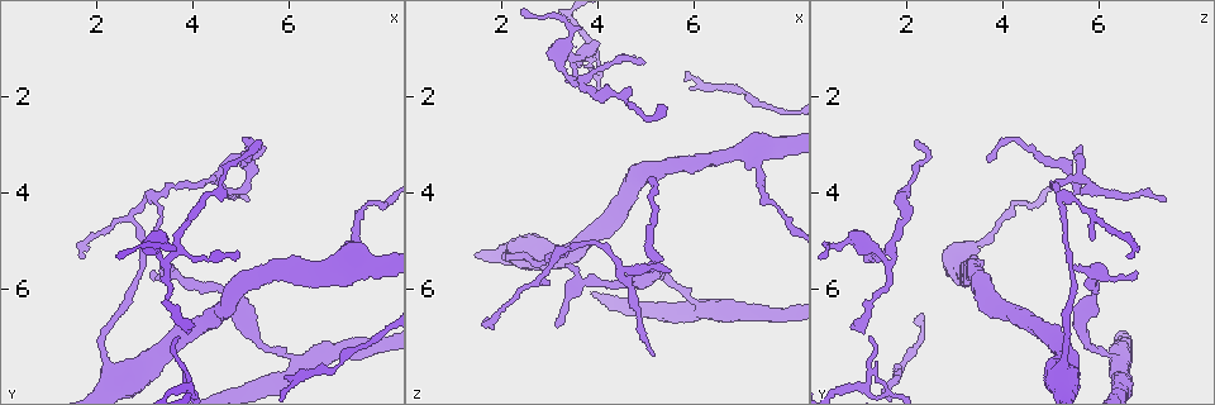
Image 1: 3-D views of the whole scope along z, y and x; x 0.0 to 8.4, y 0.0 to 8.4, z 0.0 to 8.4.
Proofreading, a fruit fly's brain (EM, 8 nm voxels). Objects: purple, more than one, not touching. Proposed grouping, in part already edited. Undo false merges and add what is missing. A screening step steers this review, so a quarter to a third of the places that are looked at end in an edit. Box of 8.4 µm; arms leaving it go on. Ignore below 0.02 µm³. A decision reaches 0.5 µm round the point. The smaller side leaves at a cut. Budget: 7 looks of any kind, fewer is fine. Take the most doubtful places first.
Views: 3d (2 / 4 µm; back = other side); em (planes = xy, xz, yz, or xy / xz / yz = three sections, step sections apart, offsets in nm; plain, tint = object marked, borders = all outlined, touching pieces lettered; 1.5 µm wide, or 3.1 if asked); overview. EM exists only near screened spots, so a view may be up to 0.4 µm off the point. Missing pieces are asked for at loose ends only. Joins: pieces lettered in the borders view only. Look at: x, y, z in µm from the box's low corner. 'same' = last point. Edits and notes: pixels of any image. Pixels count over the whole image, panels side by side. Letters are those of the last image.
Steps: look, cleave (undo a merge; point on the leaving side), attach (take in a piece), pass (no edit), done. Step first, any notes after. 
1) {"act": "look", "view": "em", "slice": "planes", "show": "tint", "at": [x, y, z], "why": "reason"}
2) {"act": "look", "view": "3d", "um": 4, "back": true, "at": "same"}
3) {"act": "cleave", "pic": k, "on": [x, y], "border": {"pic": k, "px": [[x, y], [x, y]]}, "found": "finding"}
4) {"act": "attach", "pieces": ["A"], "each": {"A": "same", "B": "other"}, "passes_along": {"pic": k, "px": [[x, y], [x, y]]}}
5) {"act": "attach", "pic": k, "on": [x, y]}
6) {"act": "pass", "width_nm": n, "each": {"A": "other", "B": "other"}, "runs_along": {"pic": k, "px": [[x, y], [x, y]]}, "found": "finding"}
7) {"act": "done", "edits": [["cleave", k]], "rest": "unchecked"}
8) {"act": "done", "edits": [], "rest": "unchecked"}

{"act": "look", "view": "3d", "um": 2, "at": [5.15, 3.40, 3.75], "why": "free end"}

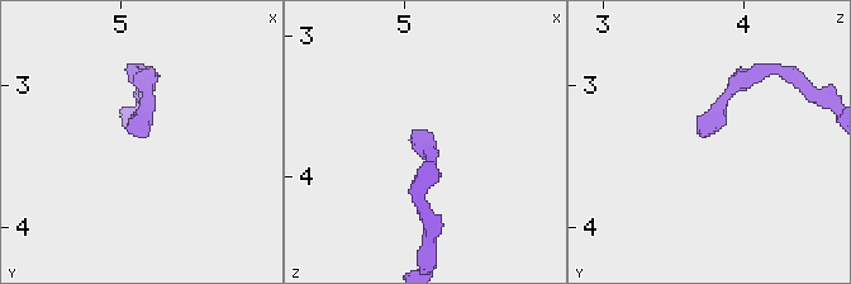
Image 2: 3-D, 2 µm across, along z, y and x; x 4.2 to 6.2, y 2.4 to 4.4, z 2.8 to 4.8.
{"act": "look", "view": "em", "slice": "xz", "step": 4, "show": "tint", "at": [5.14, 3.38, 3.72]}

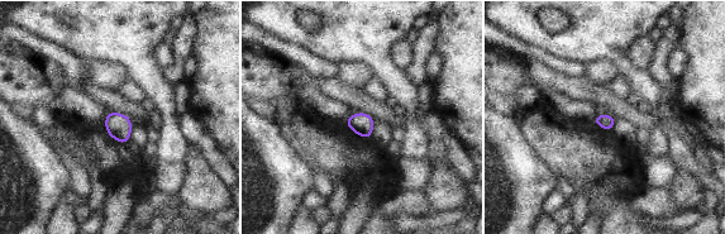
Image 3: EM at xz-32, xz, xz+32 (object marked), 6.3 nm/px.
{"act": "look", "view": "em", "slice": "xy", "step": 4, "show": "borders", "at": "same", "why": "cut it another way"}

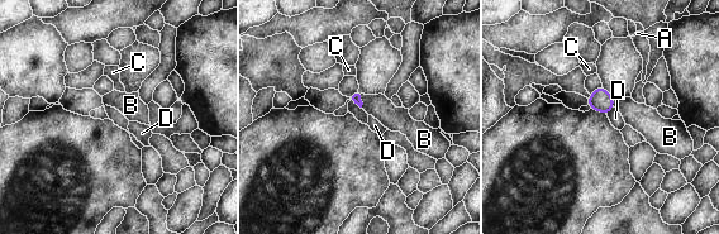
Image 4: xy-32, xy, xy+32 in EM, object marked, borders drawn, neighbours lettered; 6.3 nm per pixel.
{"act": "pass", "longest_contact_nm": ["B", 100], "each": {"A": "other", "B": "other", "C": "other", "D": "other"}, "border": {"pic": 4, "px": [[613, 106], [606, 113]]}, "found": "none of them fits"}

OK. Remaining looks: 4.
{"act": "look", "view": "3d", "um": 4, "at": [3.25, 4.15, 5.25], "why": "branch point"}

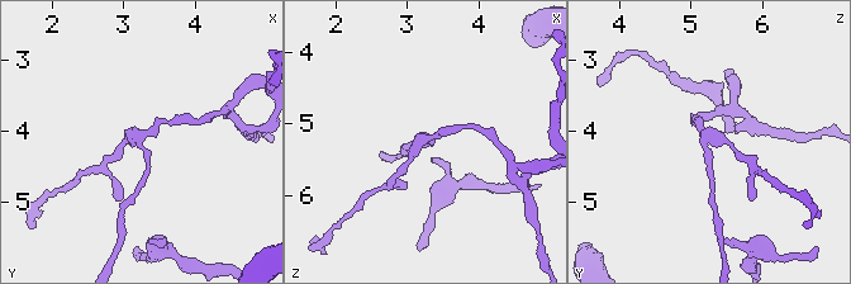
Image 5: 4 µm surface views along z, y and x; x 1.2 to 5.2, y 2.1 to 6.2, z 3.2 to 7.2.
{"act": "look", "view": "em", "slice": "xy", "step": 4, "show": "tint", "at": [3.25, 4.20, 5.20]}

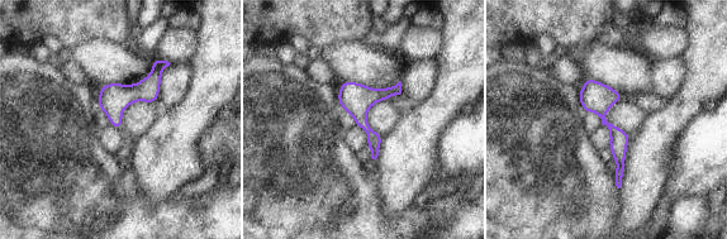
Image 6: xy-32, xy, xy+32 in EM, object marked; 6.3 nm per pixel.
{"act": "look", "view": "em", "slice": "planes", "show": "borders", "at": "same", "why": "another direction"}

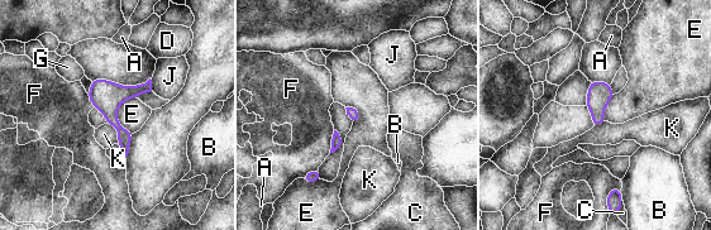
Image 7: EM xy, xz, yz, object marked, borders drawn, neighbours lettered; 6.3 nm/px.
{"act": "pass", "longest_contact_nm": ["E", 240], "each": {"A": "other", "B": "other", "C": "other", "D": "other", "E": "other", "F": "other", "G": "other", "J": "other", "K": "other"}, "border": {"pic": 7, "px": [[136, 96], [117, 110], [133, 133]]}, "found": "all the same cell"}

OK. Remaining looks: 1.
{"act": "look", "view": "em", "slice": "planes", "show": "borders", "at": [5.00, 5.25, 1.35], "why": "an open end"}

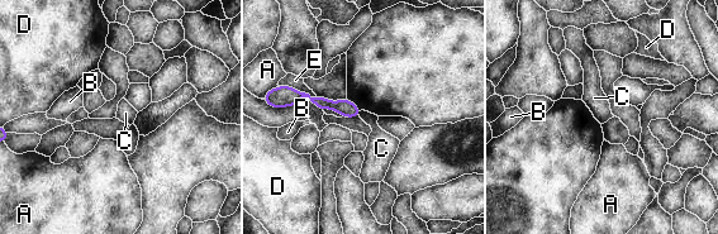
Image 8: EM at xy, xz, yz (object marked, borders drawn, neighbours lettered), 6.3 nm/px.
{"act": "pass", "each": {"A": "other", "B": "other", "C": "other", "D": "other", "E": "other"}, "found": "no lettered piece goes on from it"}

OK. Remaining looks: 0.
{"act": "done", "edits": [], "rest": "unchecked"}

